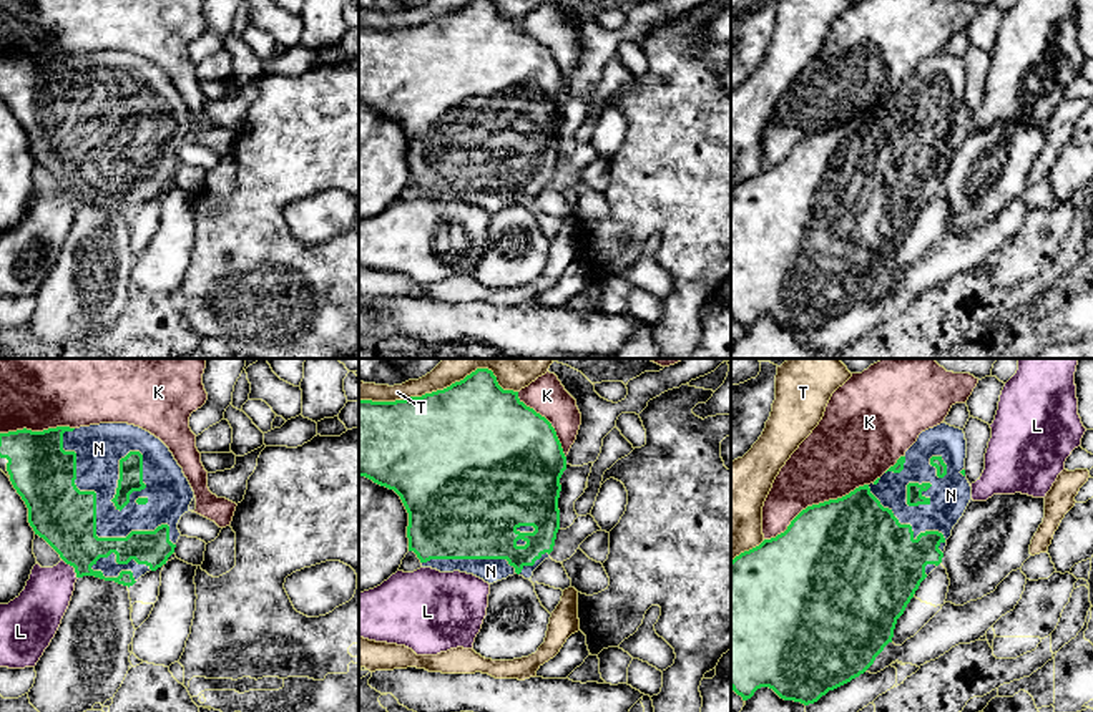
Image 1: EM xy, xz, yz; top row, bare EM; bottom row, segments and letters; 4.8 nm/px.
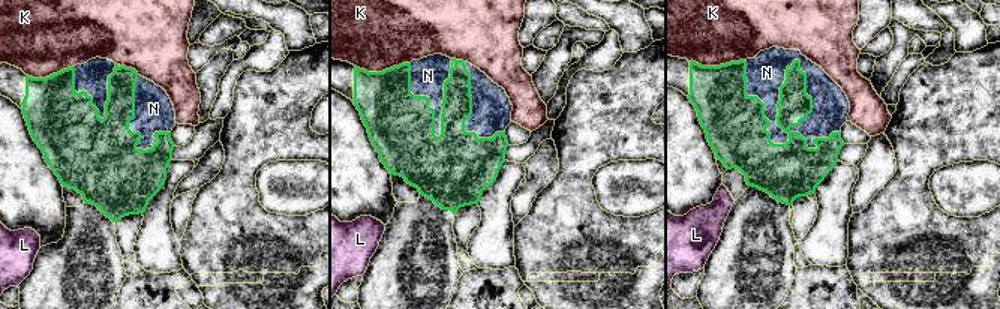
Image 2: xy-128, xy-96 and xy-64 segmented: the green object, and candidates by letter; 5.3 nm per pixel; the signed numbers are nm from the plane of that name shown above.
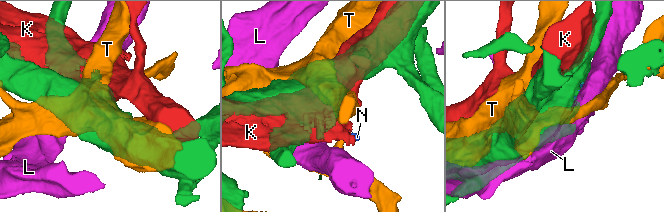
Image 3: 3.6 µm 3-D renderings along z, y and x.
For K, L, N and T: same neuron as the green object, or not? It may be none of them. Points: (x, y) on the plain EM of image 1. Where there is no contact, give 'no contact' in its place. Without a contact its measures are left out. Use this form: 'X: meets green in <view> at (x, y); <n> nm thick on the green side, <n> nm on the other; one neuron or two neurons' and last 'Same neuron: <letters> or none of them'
K: meets green in yz at (814, 133); 500 nm thick on the green side, 340 nm on the other; two neurons
L: meets green in xy at (73, 195); 300 nm thick on the green side, 240 nm on the other; two neurons
N: meets green in xy at (95, 146); 300 nm thick on the green side, 200 nm on the other; one neuron
T: meets green in xz at (416, 25); 500 nm thick on the green side, 100 nm on the other; two neurons
Same neuron: N

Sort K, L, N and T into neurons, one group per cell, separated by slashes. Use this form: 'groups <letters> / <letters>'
groups K / L / N / T

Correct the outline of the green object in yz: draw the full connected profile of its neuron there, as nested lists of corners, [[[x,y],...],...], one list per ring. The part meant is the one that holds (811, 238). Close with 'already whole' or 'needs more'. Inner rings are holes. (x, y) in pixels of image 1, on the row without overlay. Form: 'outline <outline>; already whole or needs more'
outline [[[945,50],[917,70],[880,106],[849,123],[802,138],[776,166],[731,189],[731,317],[747,329],[761,315],[804,334],[864,302],[892,271],[897,247],[920,211],[942,191],[947,168],[963,144],[972,115],[965,105],[967,68]]]; needs more

